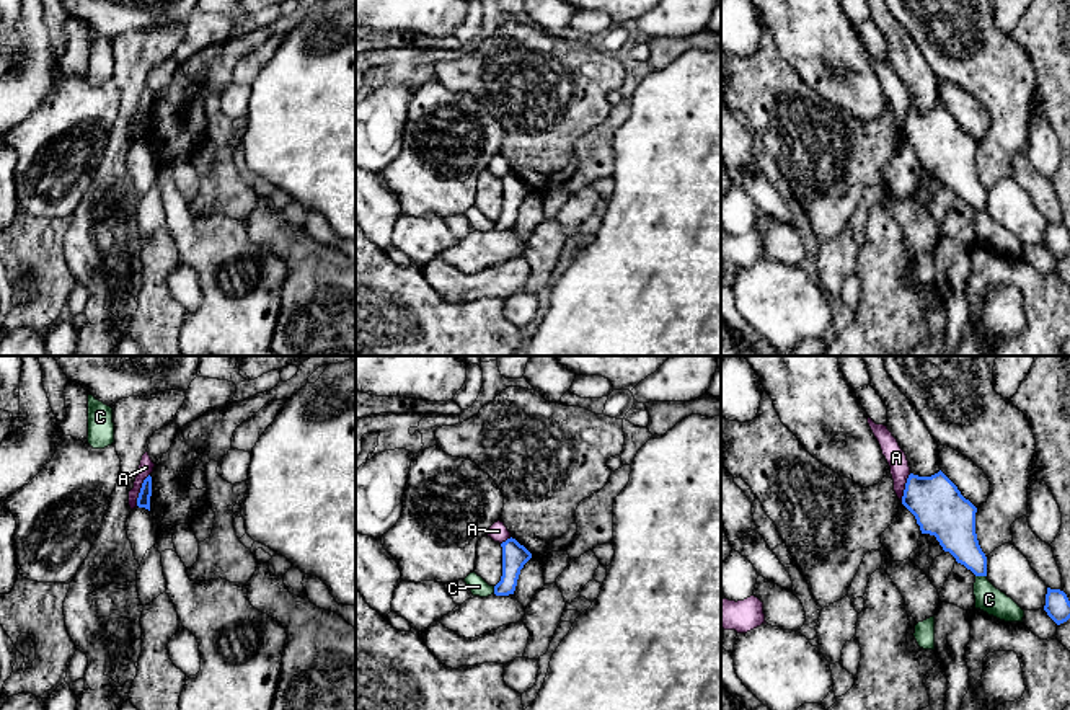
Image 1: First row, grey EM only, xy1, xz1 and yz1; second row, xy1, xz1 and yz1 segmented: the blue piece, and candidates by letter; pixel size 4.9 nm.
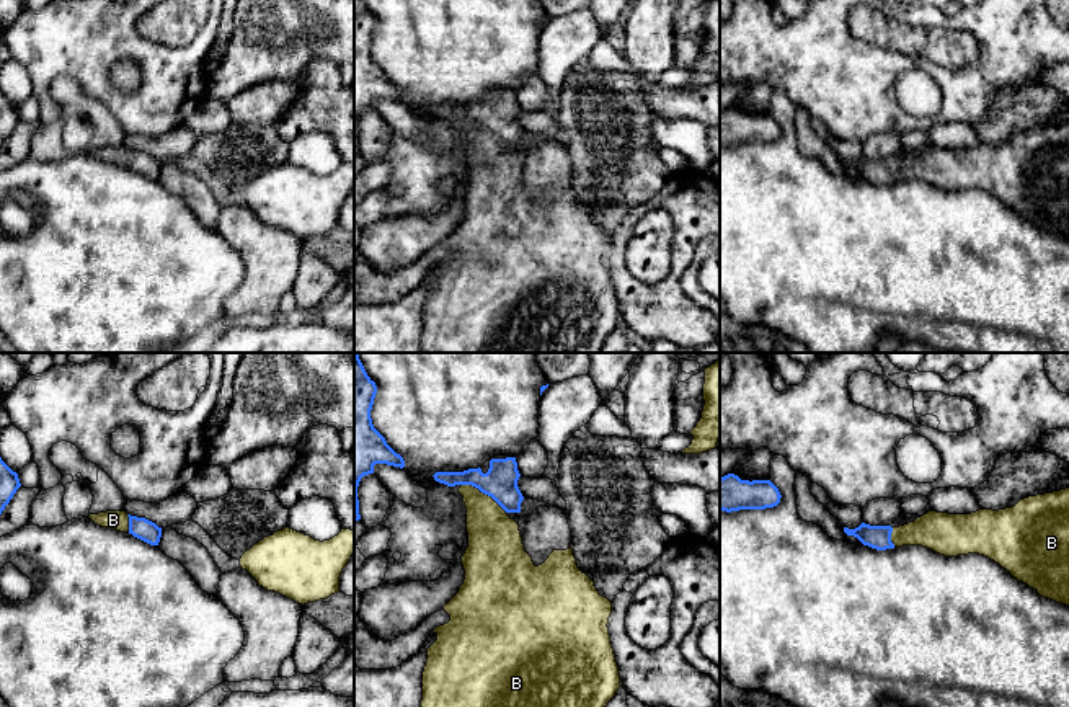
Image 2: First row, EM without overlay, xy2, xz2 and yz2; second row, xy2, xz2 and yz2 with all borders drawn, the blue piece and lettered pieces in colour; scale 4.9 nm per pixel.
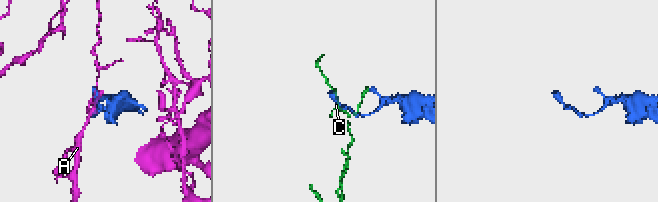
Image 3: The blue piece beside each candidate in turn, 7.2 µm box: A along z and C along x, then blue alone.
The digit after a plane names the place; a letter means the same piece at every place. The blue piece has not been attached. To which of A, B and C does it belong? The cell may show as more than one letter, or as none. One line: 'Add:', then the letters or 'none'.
Add: B

